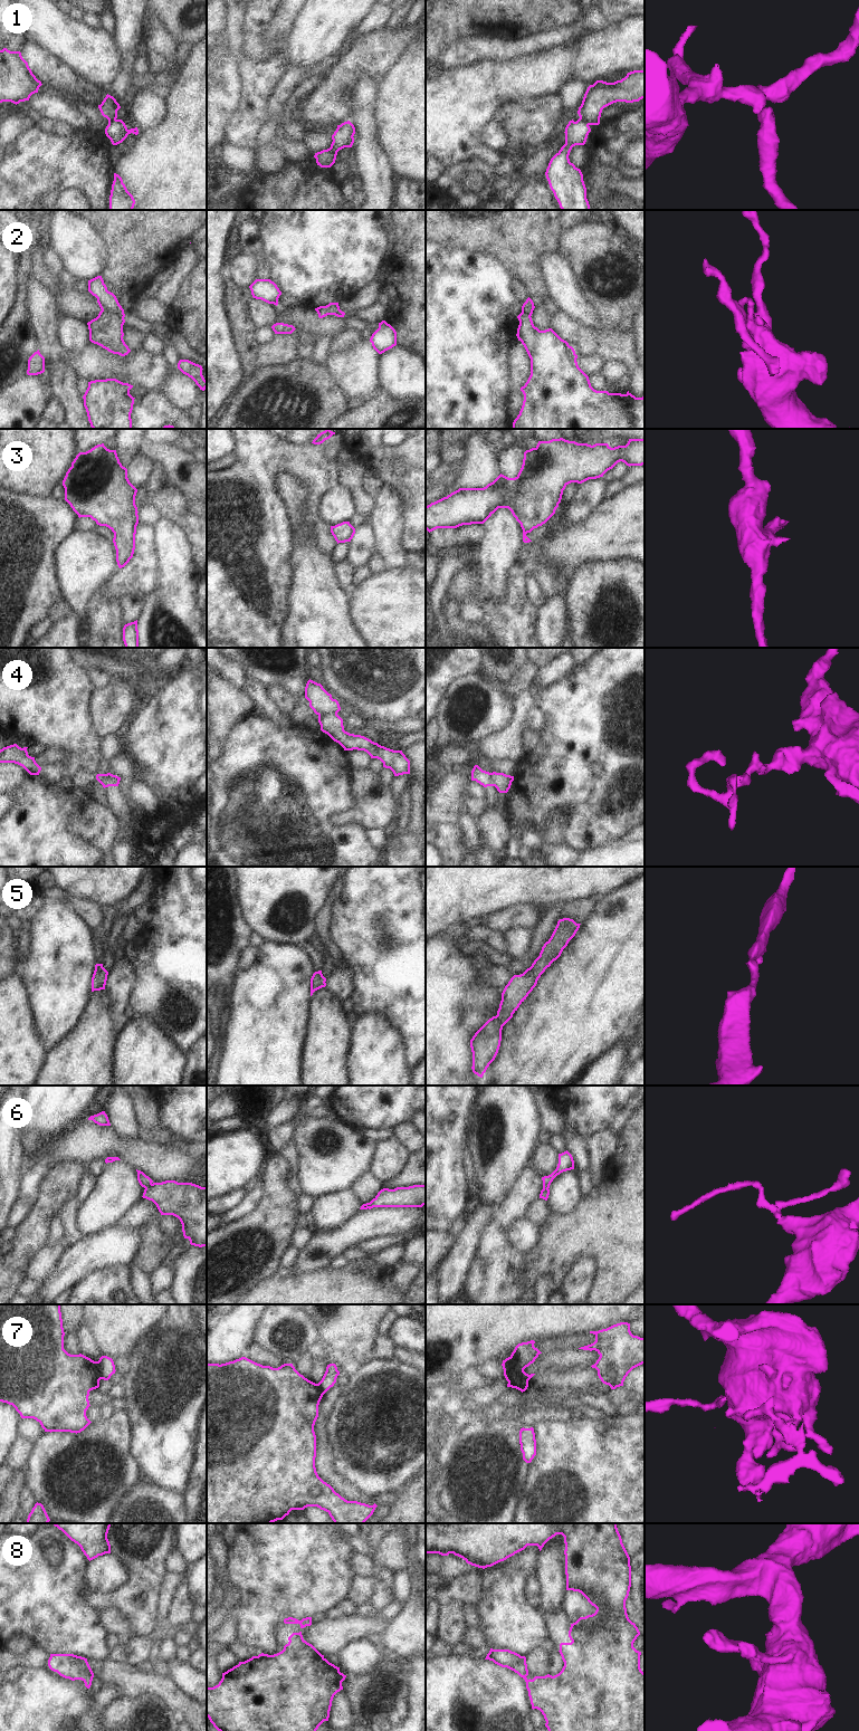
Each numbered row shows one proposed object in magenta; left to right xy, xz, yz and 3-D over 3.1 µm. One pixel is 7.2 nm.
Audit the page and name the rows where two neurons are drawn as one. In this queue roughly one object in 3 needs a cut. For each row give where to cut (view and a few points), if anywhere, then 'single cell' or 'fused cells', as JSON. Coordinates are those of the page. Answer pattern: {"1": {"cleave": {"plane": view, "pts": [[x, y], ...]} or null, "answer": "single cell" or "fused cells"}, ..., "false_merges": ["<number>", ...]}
{"1": {"cleave": {"plane": "yz", "pts": [[580, 117], [588, 125]]}, "answer": "fused cells"}, "2": {"cleave": {"plane": "xy", "pts": [[102, 309], [116, 314], [123, 319]]}, "answer": "fused cells"}, "3": {"cleave": null, "answer": "single cell"}, "4": {"cleave": {"plane": "xz", "pts": [[336, 713], [321, 714], [318, 716]]}, "answer": "fused cells"}, "5": {"cleave": null, "answer": "single cell"}, "6": {"cleave": {"plane": "xy", "pts": [[152, 1184], [145, 1188]]}, "answer": "fused cells"}, "7": {"cleave": {"plane": "yz", "pts": [[511, 1357], [509, 1374], [505, 1377]]}, "answer": "fused cells"}, "8": {"cleave": null, "answer": "single cell"}, "false_merges": ["1", "2", "4", "6", "7"]}

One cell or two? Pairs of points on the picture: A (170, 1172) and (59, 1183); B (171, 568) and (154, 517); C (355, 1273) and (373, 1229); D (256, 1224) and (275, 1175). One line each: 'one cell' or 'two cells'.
A: two cells
B: two cells
C: two cells
D: one cell

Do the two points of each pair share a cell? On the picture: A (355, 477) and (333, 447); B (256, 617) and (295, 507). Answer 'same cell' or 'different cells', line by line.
A: different cells
B: different cells

